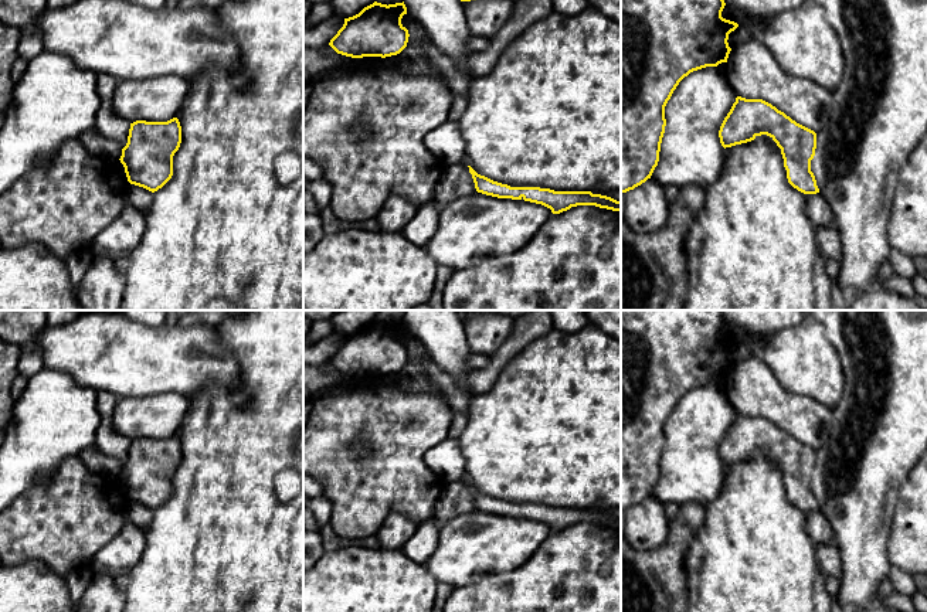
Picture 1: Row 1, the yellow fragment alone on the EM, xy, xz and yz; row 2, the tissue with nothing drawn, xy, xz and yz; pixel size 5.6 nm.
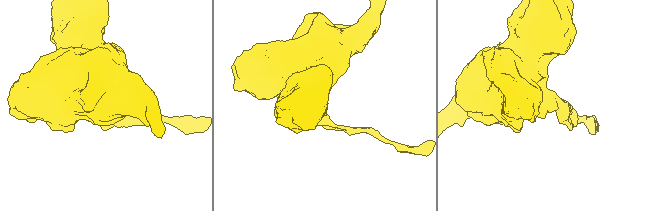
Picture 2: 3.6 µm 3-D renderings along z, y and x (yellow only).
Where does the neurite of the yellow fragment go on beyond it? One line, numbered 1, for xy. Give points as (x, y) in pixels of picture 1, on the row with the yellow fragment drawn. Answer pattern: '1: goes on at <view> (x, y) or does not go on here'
1: does not go on here

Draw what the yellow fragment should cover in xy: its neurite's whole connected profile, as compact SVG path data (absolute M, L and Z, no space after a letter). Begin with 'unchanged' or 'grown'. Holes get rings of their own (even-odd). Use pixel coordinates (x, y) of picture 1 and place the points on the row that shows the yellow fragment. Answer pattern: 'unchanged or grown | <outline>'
unchanged | M177 118L130 123L128 143L119 159L128 181L152 193L162 188L173 176L173 156L180 143L181 126Z

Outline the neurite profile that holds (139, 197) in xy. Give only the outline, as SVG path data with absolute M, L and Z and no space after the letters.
M129 186L126 193L126 203L136 207L143 215L146 215L147 210L150 208L153 201L153 193L139 187L139 186Z

